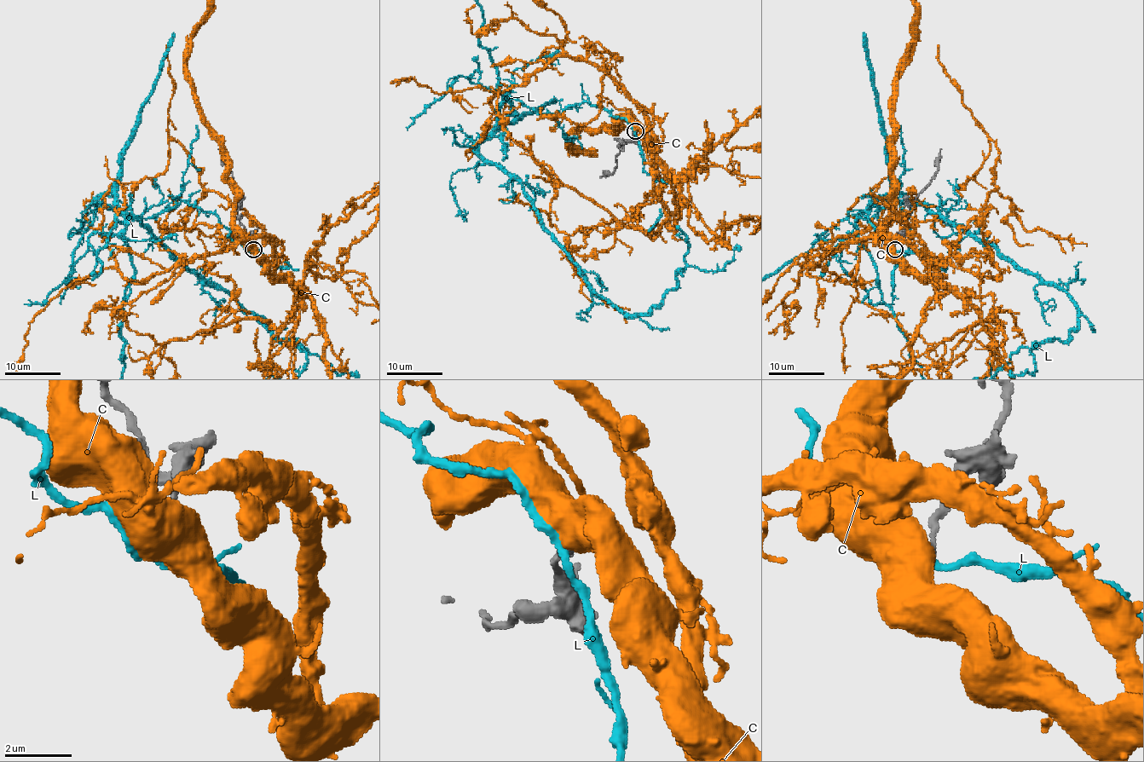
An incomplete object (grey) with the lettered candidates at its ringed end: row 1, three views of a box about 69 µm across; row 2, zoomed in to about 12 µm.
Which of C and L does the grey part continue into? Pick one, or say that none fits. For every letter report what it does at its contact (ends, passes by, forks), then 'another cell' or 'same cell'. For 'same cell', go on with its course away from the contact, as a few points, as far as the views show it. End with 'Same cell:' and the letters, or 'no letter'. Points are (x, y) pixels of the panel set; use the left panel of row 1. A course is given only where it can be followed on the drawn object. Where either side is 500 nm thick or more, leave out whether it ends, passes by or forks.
C: another cell
L: it passes by; another cell
Same cell: no letter

